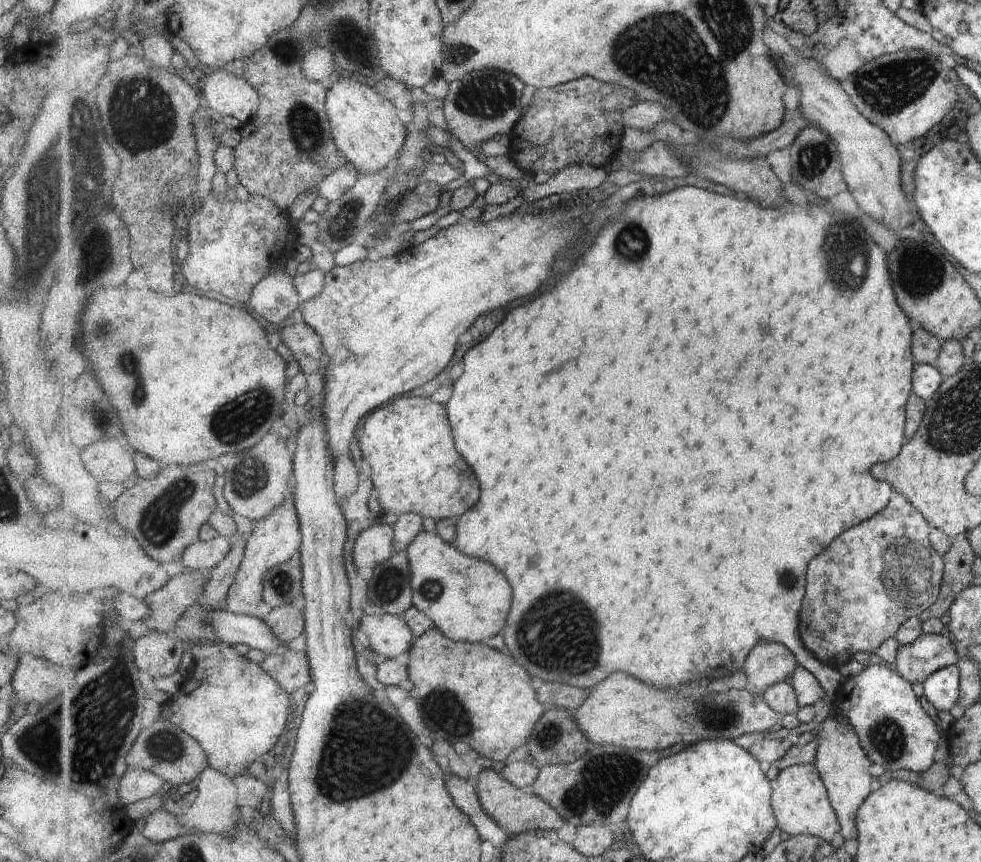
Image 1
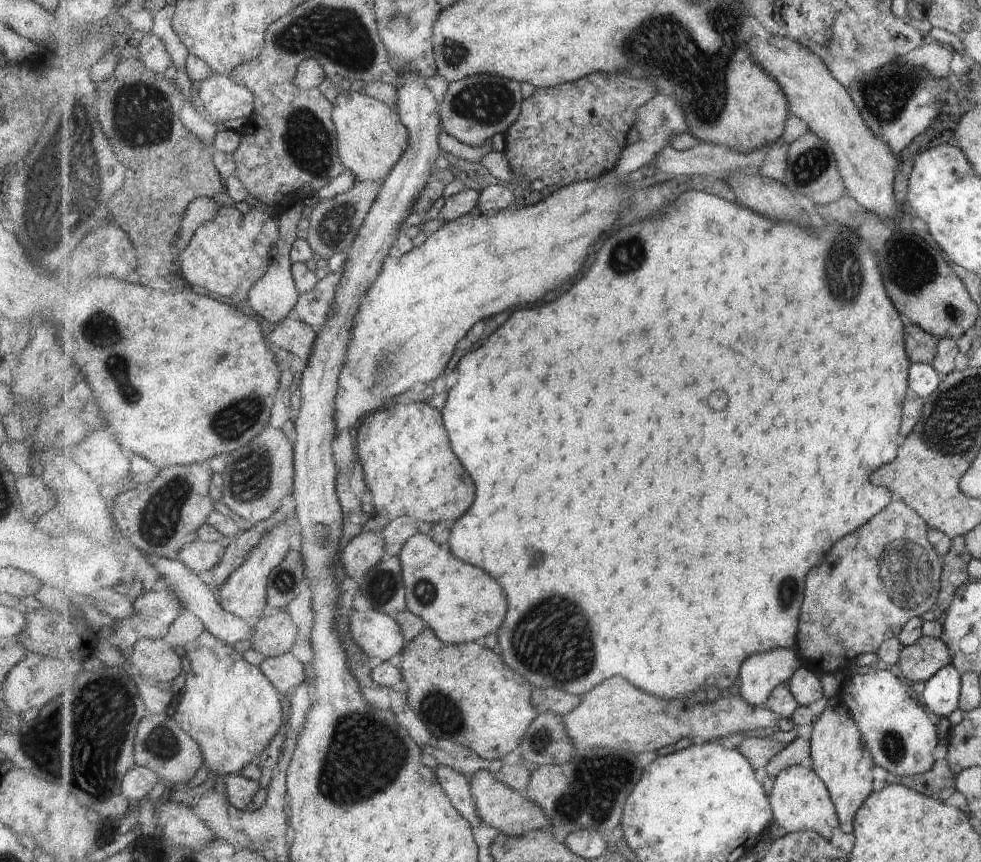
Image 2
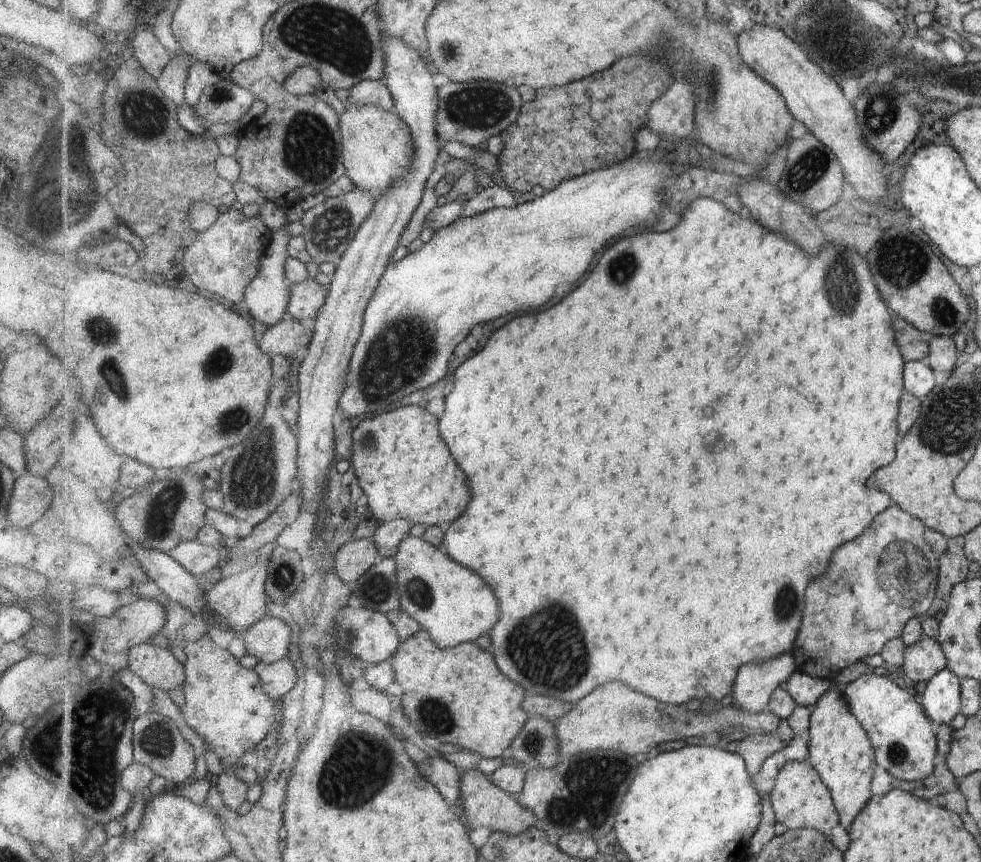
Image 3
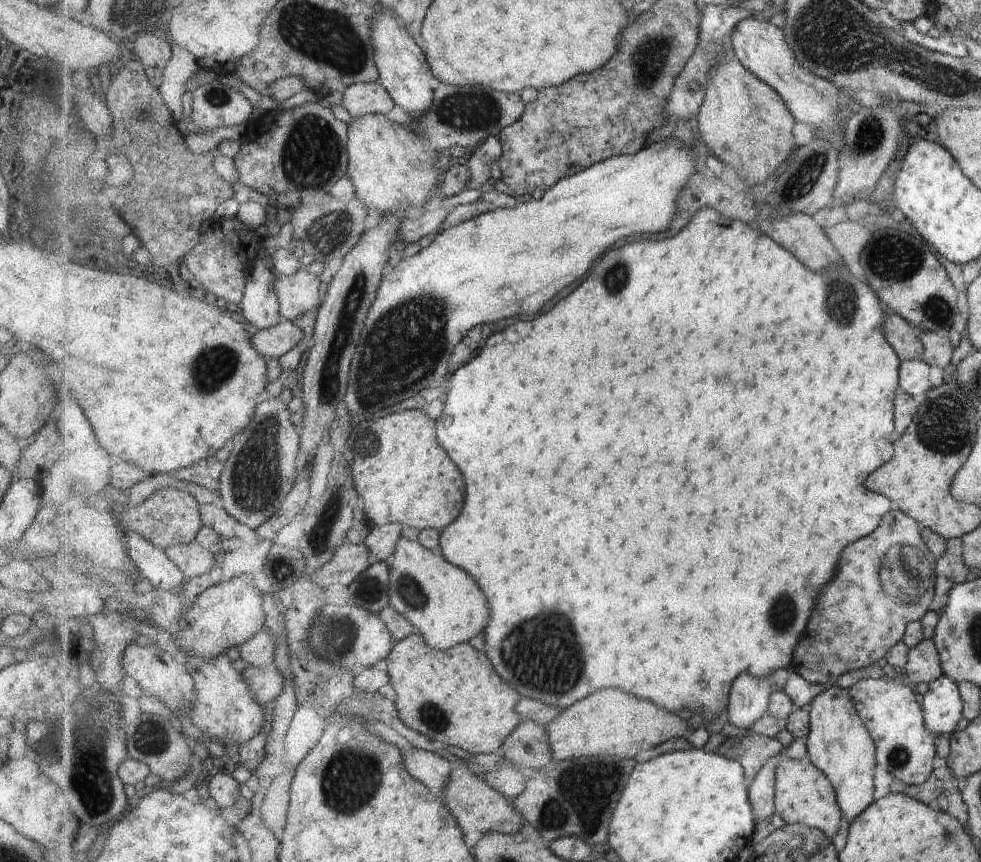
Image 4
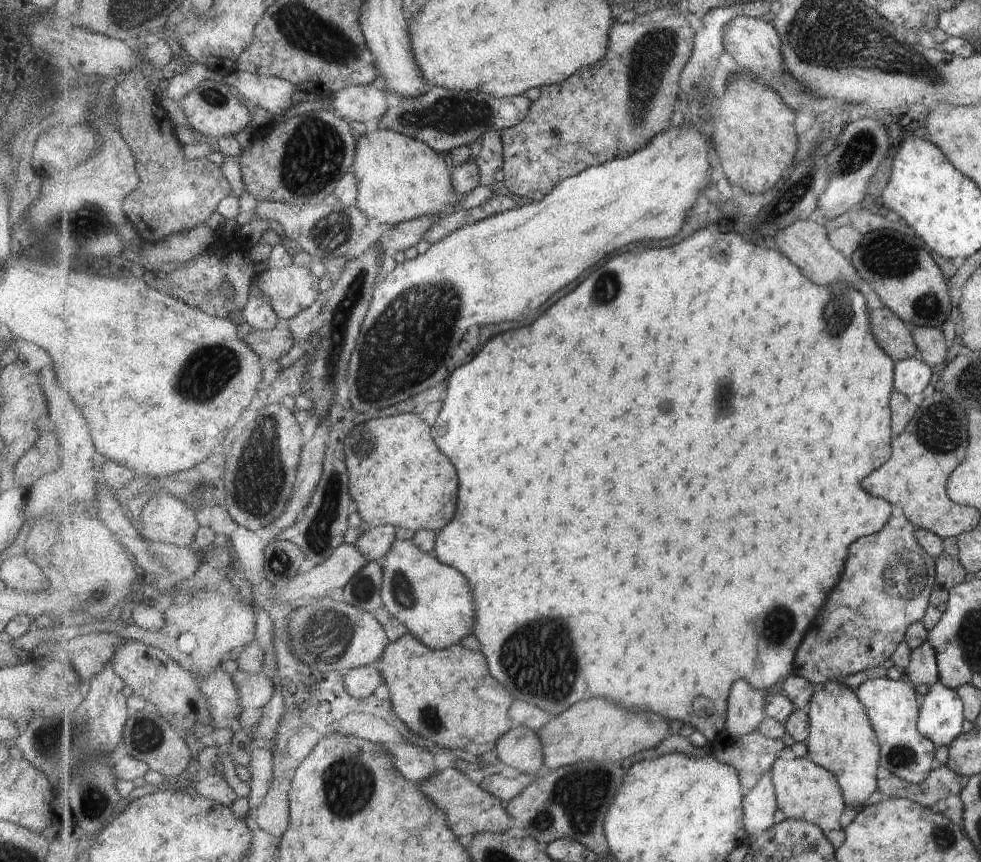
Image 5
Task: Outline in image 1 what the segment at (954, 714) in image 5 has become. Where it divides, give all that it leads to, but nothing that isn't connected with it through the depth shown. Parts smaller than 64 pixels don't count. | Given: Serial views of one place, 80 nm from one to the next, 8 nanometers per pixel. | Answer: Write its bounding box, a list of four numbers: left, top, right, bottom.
[922,665,958,713]

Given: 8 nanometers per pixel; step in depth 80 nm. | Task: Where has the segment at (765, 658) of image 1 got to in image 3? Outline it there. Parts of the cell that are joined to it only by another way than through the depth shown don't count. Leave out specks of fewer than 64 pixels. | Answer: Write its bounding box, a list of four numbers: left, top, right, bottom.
[731,653,797,713]

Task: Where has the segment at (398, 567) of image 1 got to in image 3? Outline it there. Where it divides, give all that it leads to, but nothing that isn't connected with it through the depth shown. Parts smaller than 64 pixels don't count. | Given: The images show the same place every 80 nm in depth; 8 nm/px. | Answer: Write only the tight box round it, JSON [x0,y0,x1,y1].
[352,558,400,614]

